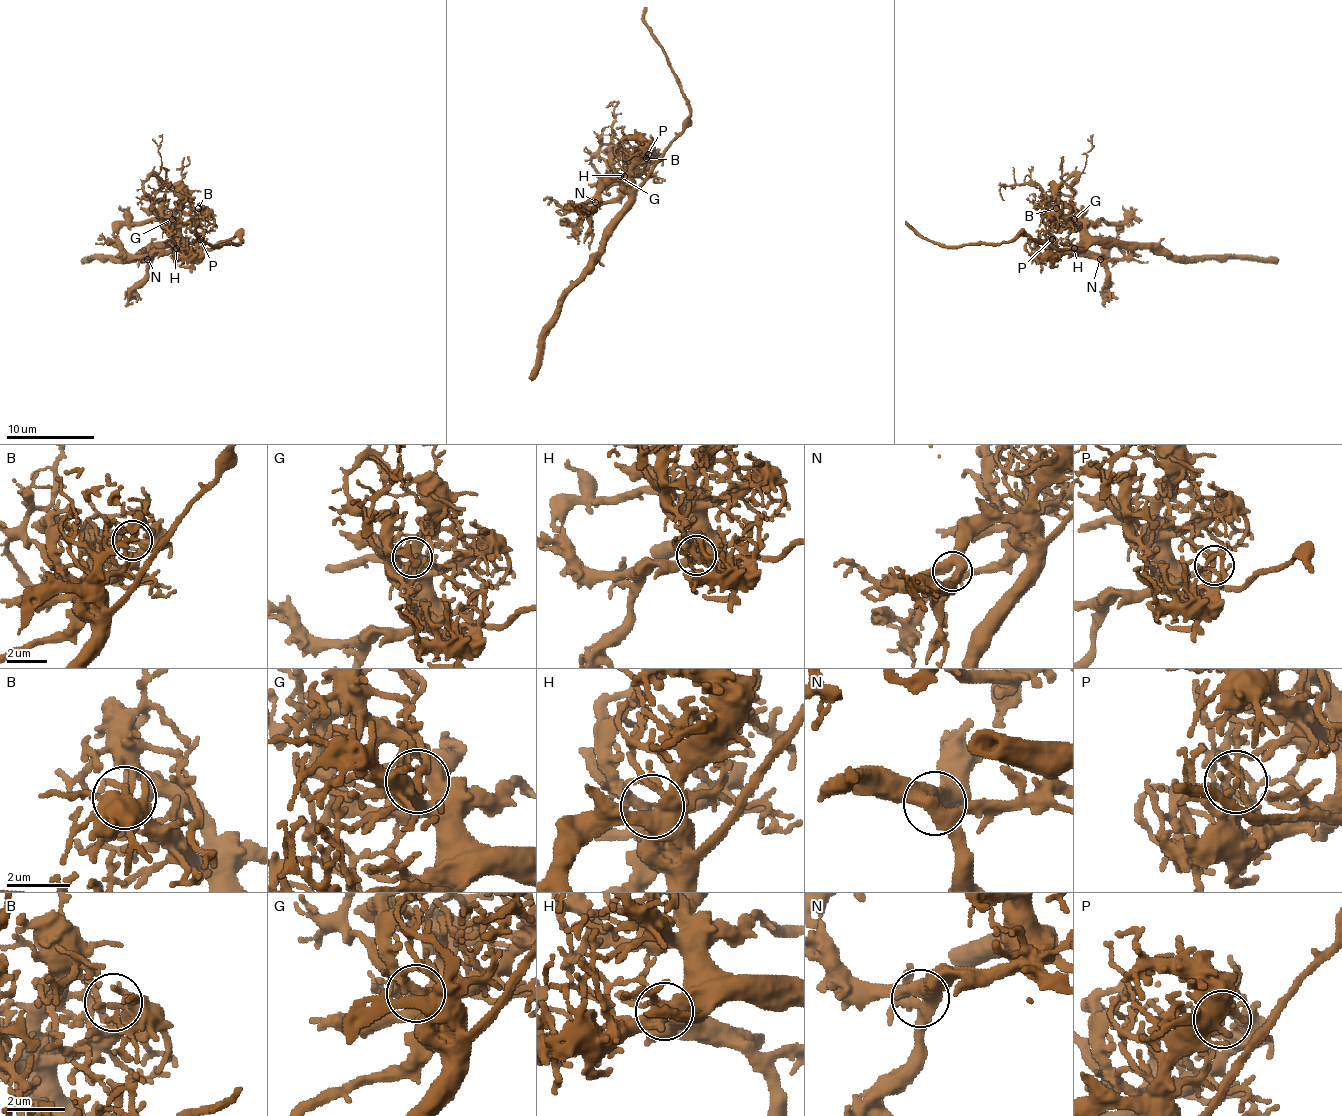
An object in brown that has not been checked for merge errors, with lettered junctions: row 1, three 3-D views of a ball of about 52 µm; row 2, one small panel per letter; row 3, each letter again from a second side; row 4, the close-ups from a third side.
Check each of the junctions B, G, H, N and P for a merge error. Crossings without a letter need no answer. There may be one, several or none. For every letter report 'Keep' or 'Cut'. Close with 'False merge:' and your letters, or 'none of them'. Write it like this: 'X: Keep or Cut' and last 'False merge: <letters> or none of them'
B: Keep
G: Cut
H: Keep
N: Keep
P: Keep
False merge: G

